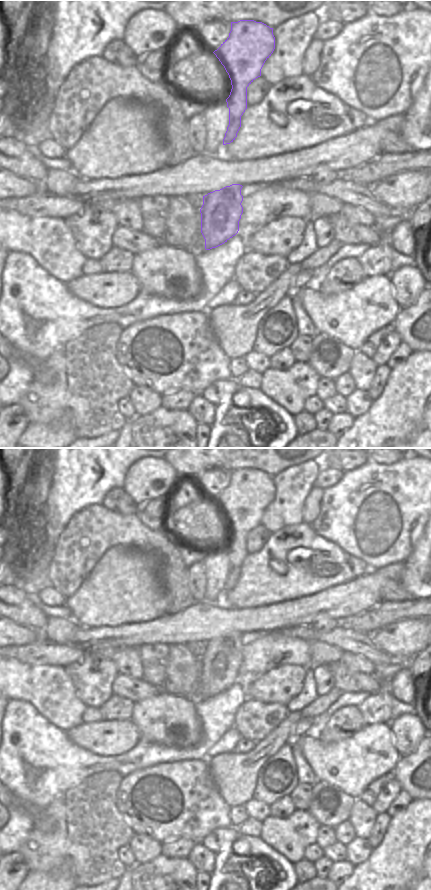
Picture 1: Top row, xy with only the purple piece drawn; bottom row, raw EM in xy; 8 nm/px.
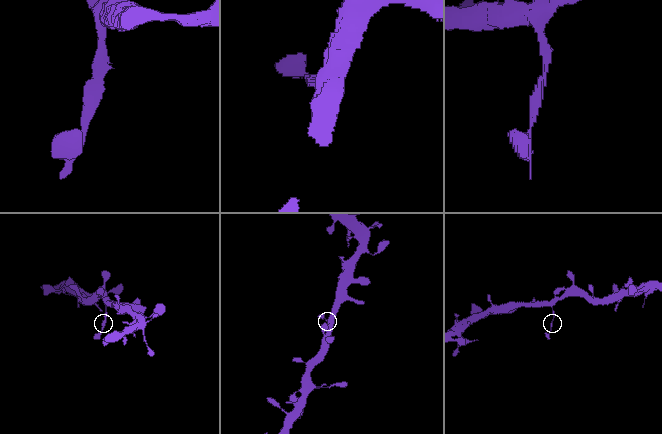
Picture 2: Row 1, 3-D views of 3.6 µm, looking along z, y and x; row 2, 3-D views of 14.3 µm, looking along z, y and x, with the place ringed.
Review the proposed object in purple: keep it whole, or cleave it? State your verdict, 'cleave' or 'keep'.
cleave

